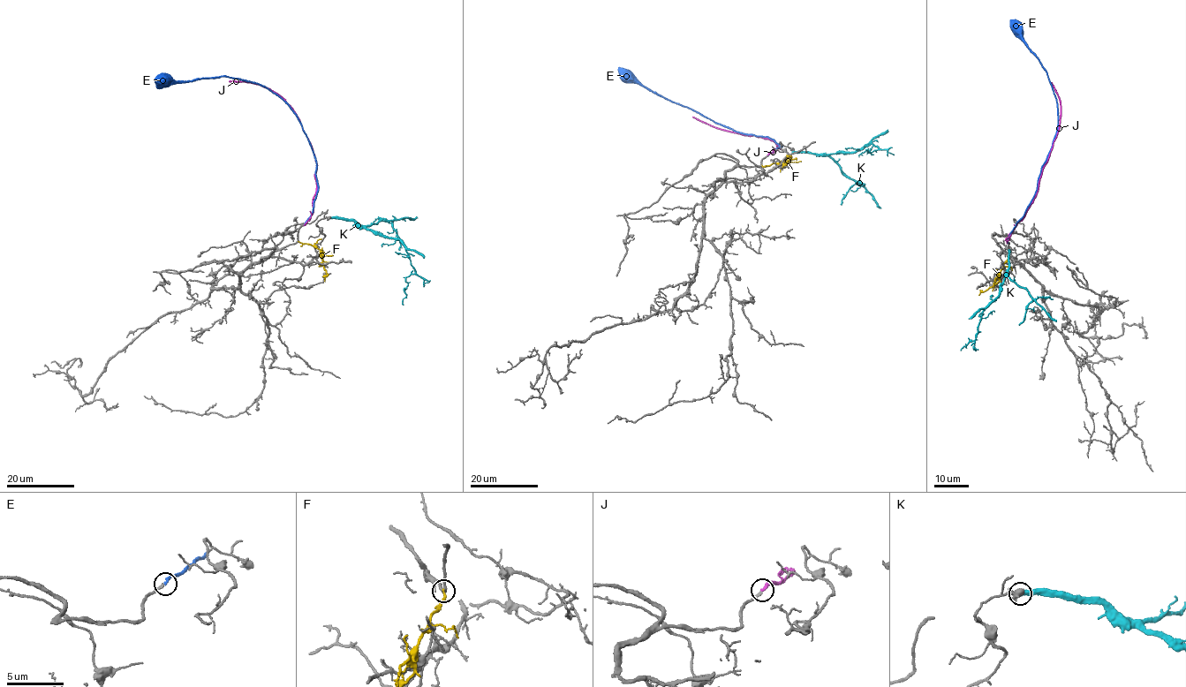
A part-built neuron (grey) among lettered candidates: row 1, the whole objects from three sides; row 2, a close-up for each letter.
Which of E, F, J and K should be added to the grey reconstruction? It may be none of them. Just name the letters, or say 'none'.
E

